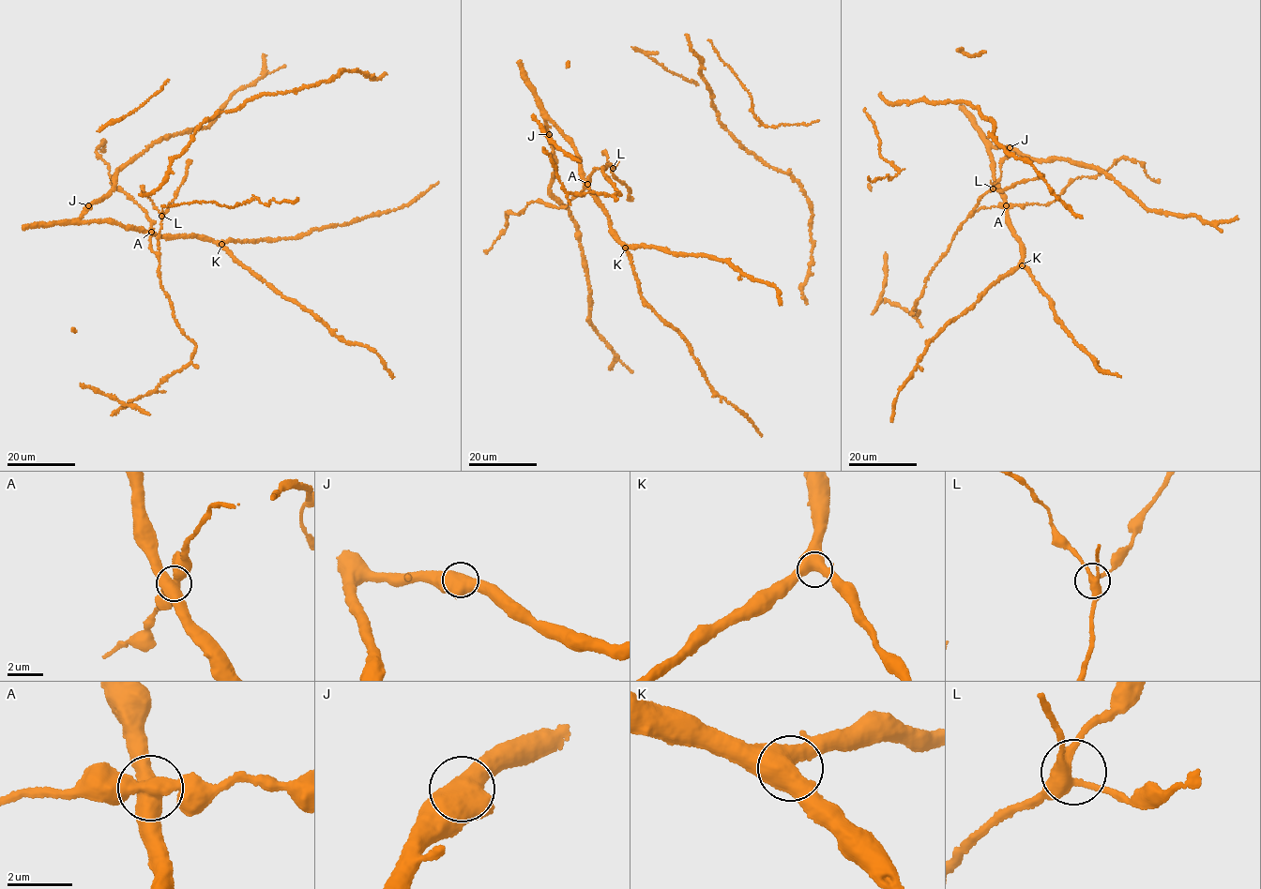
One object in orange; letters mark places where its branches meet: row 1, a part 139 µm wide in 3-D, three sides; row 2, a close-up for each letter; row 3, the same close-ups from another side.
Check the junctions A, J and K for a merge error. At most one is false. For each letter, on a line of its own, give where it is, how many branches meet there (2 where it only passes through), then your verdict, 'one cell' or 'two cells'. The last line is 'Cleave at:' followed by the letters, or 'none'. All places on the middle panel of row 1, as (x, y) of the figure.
A: at (587, 184); 4 branches meet; one cell
J: at (549, 134); 3 branches meet; one cell
K: at (625, 248); 3 branches meet; one cell
Cleave at: none

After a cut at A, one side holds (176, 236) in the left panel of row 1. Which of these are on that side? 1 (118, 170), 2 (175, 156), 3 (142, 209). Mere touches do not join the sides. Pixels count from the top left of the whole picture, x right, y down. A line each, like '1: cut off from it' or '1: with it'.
1: with it
2: with it
3: cut off from it

